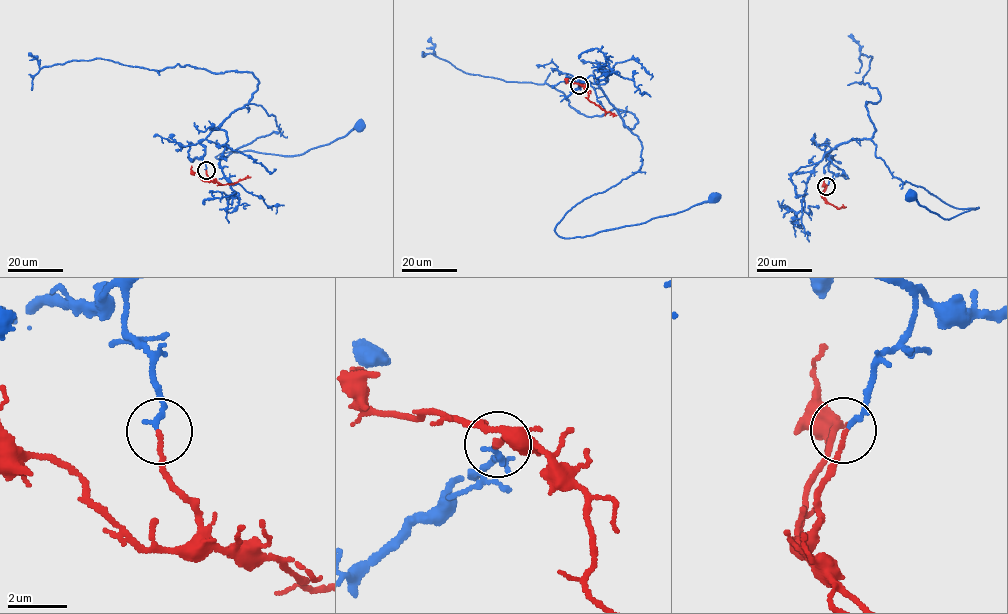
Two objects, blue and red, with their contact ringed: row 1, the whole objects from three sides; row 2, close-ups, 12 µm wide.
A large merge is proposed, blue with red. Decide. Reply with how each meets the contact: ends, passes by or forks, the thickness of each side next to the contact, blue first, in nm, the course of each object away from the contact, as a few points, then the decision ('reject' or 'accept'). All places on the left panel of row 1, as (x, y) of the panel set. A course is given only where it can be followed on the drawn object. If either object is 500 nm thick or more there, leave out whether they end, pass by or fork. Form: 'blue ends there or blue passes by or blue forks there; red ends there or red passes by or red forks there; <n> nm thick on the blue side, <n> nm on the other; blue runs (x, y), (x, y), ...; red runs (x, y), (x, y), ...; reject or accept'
blue ends there; red ends there; 180 nm thick on the blue side, 150 nm on the other; blue runs (206, 170), (200, 143), (248, 104), (275, 117), (281, 129), (216, 157), (253, 151), (298, 155), (361, 126); red runs (206, 170), (207, 176), (220, 185), (250, 177); accept

